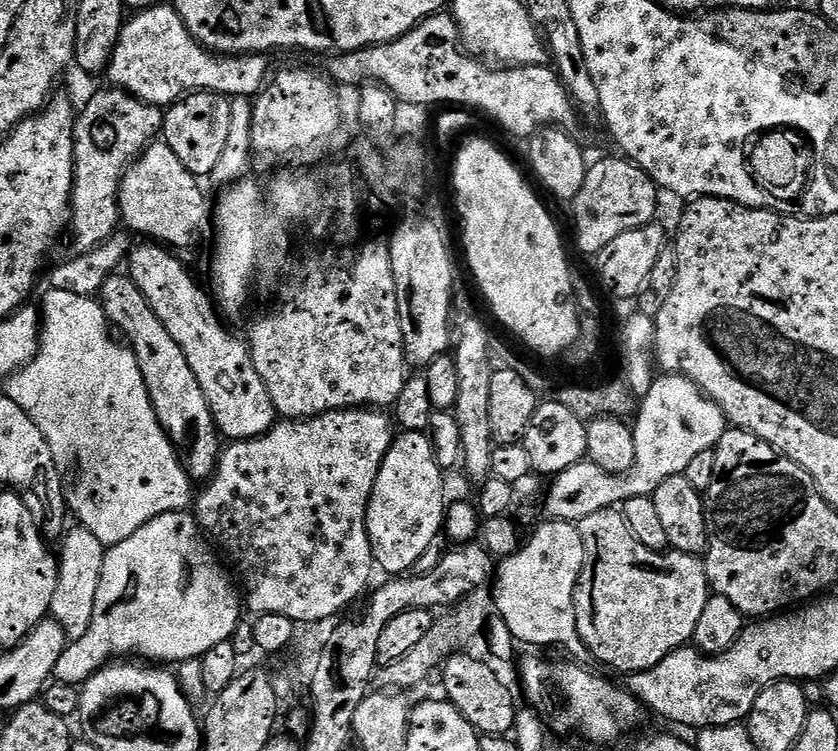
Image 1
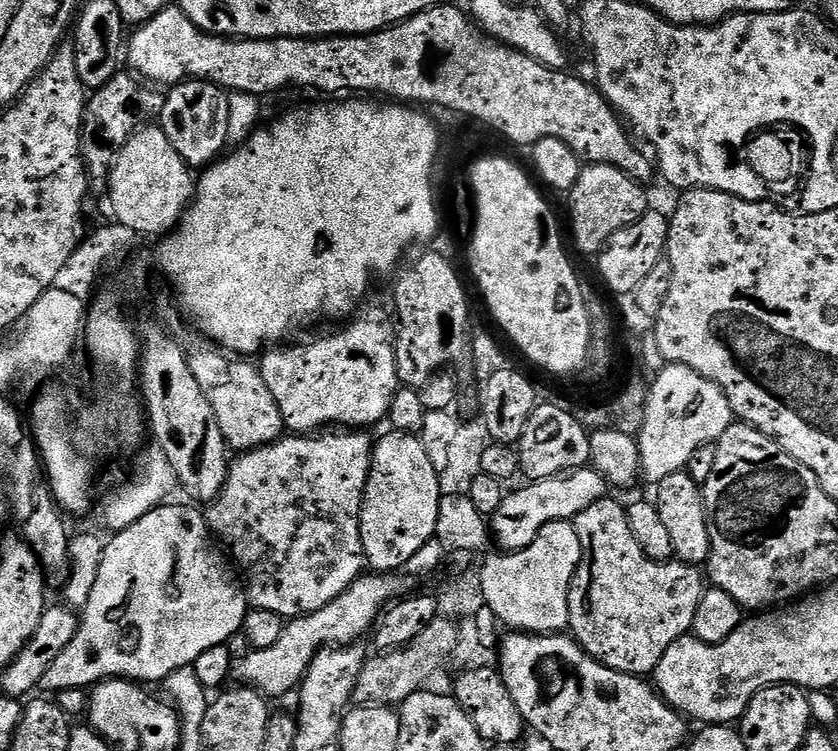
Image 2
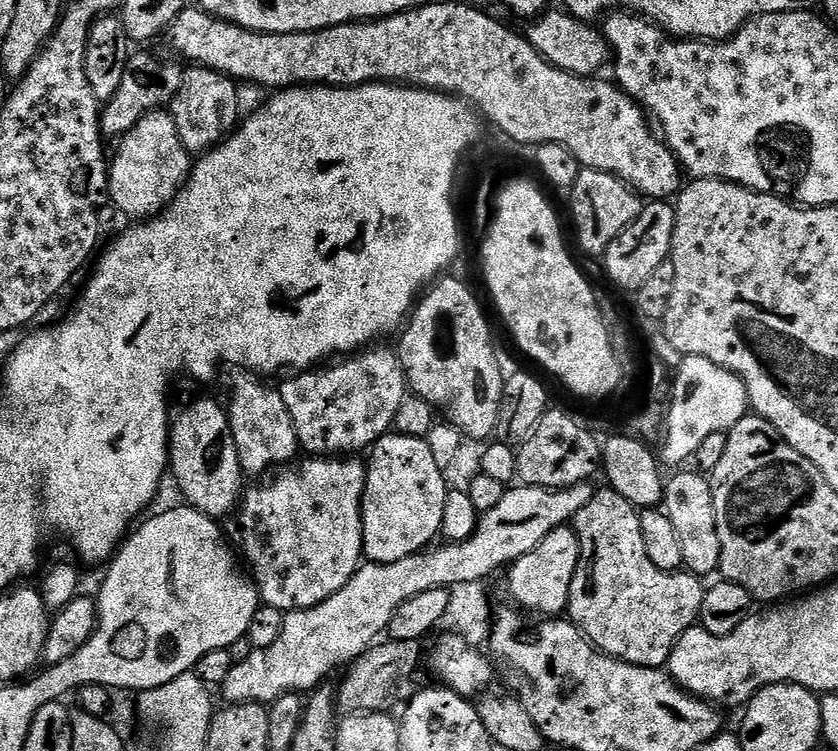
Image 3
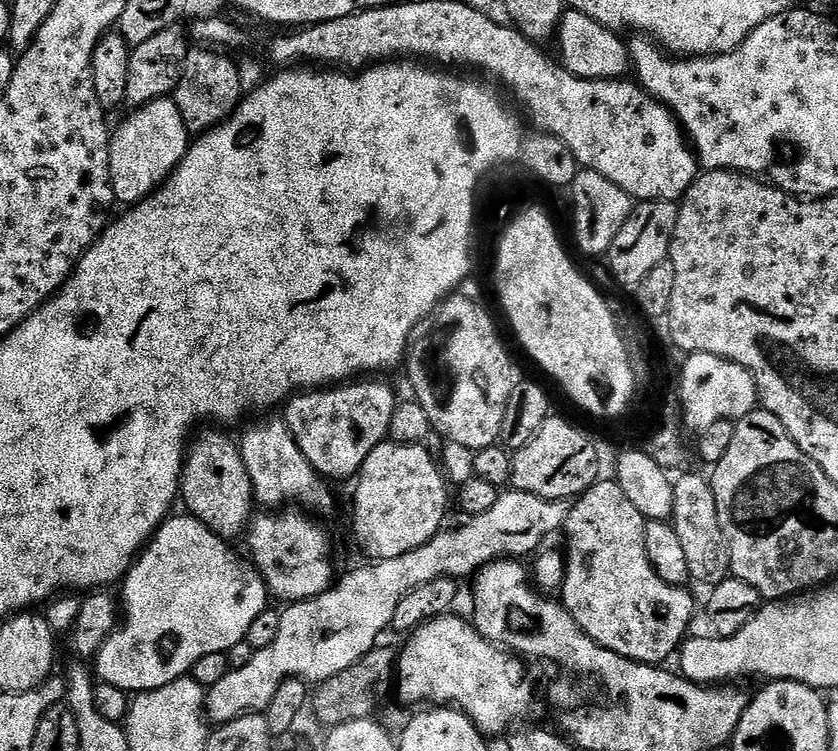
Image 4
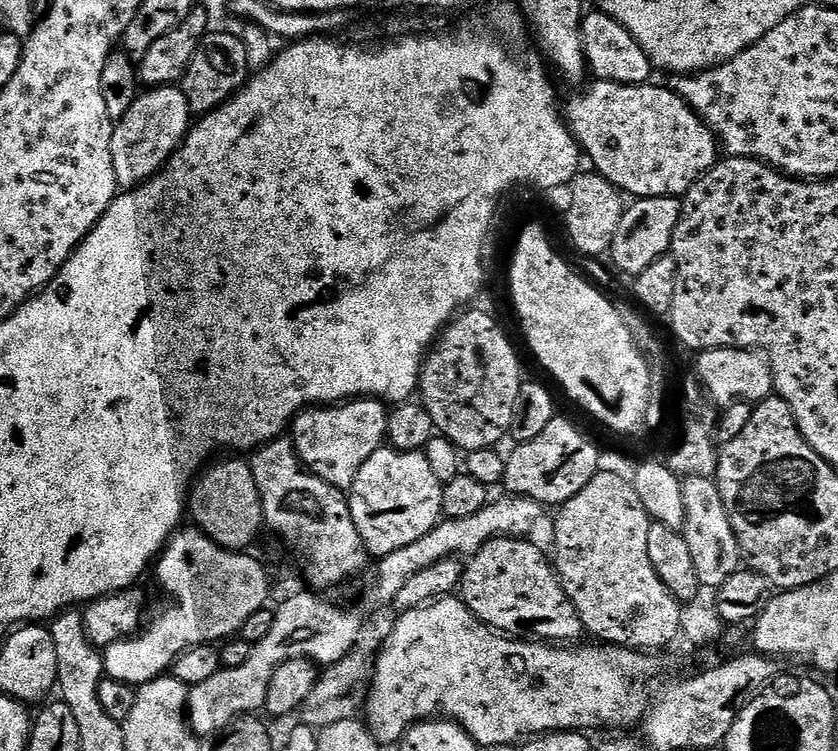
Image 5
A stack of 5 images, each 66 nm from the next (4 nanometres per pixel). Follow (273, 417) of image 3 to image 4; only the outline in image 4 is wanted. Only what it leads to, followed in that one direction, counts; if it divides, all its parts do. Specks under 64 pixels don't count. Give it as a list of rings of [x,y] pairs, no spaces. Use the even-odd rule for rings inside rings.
[[[276,417],[256,423],[239,440],[238,447],[250,475],[253,499],[261,507],[280,508],[290,500],[298,503],[295,505],[299,507],[312,506],[320,512],[328,512],[333,508],[334,496],[328,488],[330,486],[323,477],[317,475],[310,462],[306,461],[283,419]]]

